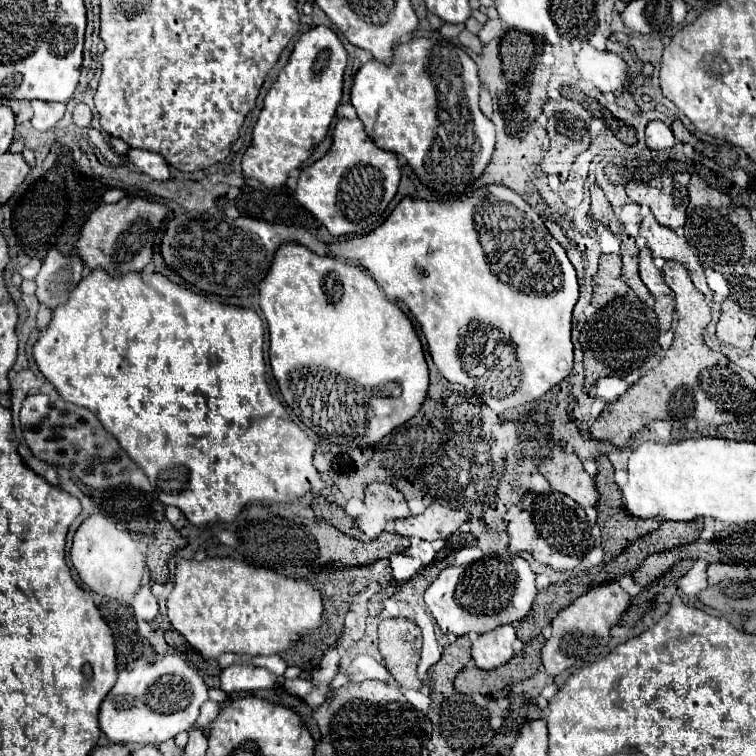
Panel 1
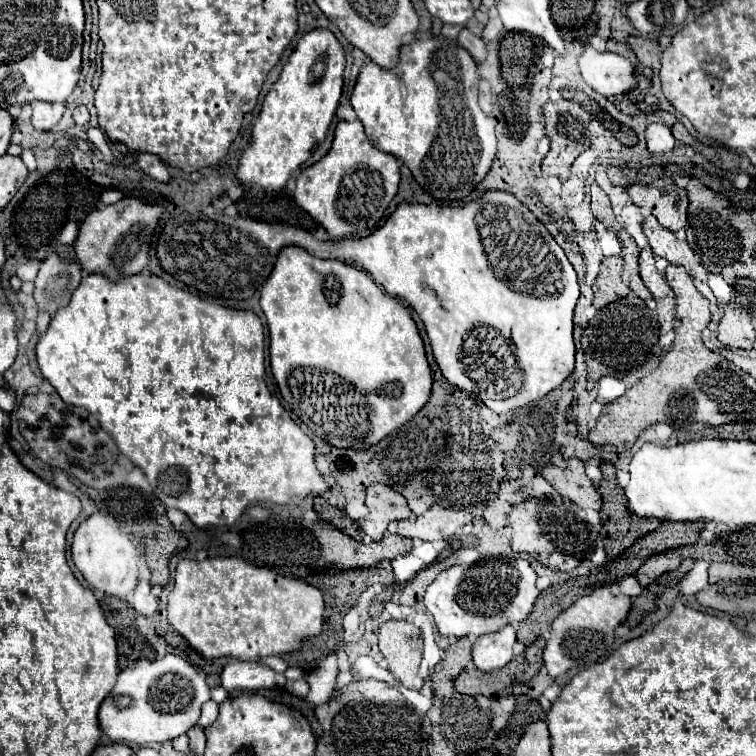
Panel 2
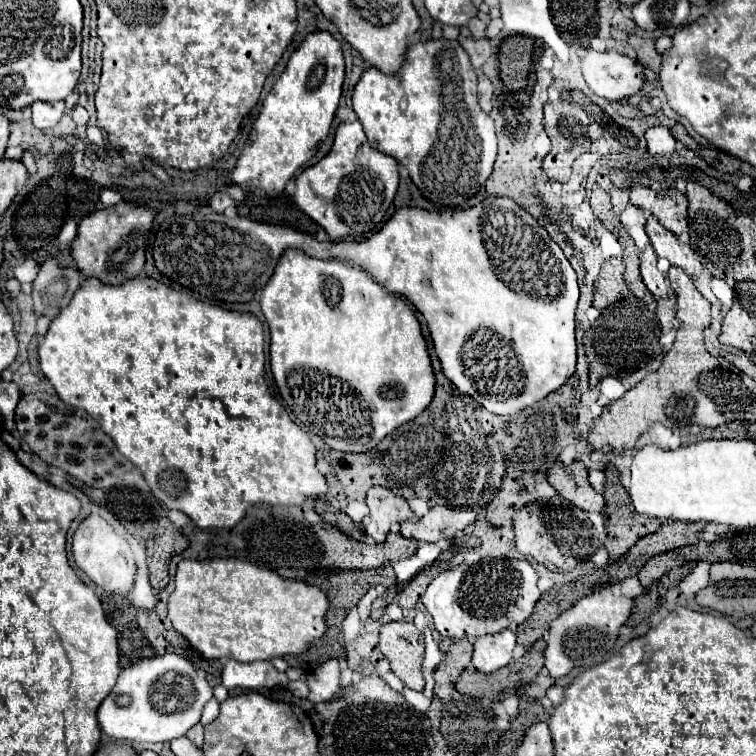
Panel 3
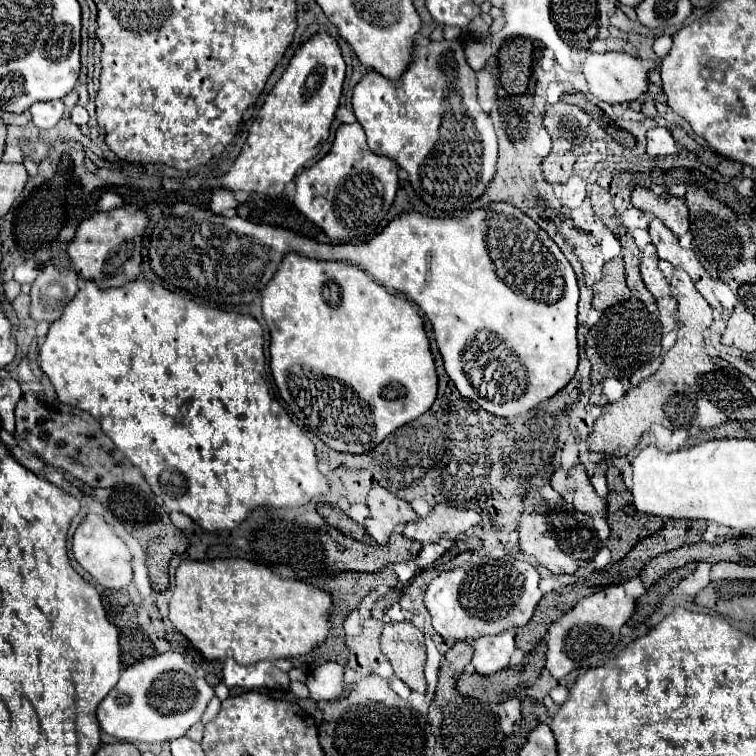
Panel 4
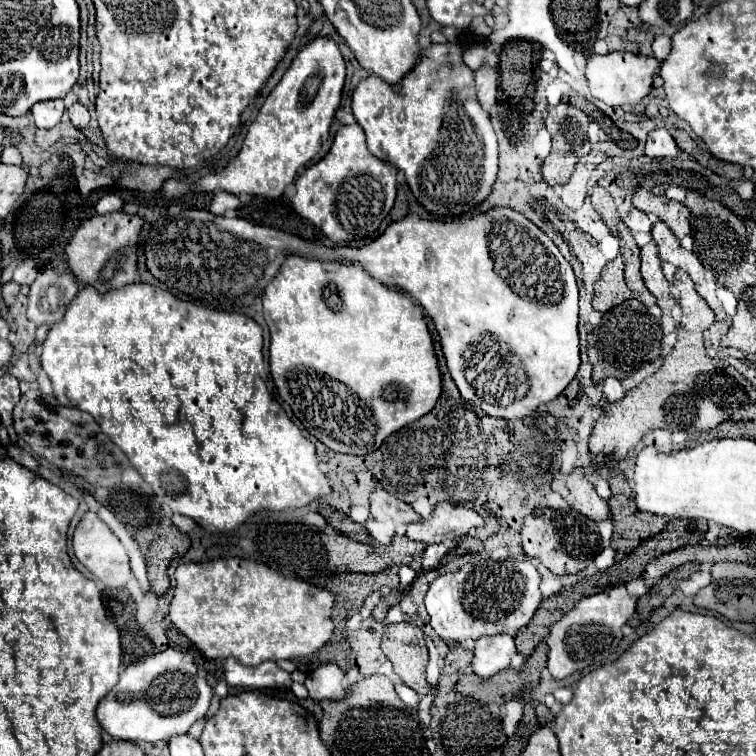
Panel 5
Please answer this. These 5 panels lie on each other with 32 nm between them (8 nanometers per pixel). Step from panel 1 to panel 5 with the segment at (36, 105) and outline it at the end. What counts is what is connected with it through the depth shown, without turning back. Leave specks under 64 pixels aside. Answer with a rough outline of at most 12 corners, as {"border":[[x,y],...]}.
{"border":[[62,100],[32,106],[38,128],[54,128],[66,106]]}

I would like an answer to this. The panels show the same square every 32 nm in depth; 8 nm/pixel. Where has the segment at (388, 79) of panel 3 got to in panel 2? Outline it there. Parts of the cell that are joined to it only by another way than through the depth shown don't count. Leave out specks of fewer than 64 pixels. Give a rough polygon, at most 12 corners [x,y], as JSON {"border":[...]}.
{"border":[[454,40],[366,64],[368,140],[438,202],[490,172],[494,120]]}

